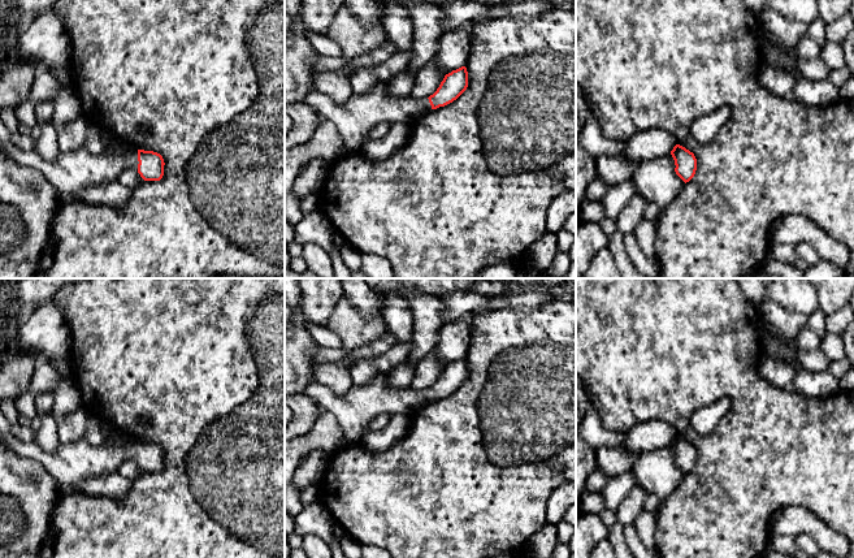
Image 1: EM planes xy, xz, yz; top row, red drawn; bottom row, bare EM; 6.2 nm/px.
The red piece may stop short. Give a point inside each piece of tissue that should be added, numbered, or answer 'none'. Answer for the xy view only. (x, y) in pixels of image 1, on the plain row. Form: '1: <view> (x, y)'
1: xy (70, 464)

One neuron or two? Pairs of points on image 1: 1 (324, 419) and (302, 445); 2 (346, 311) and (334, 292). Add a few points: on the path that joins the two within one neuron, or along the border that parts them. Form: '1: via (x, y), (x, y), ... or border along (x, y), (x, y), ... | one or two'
1: via (323, 425), (308, 440) | one
2: border along (343, 295), (324, 325) | two

